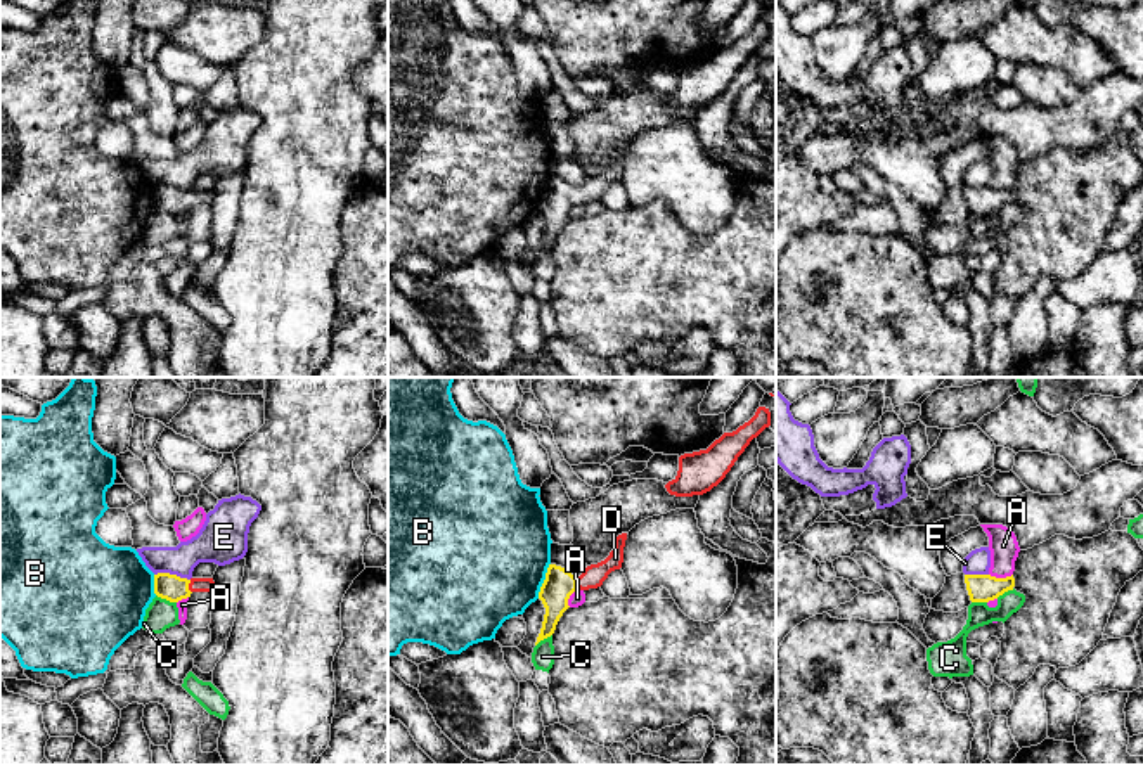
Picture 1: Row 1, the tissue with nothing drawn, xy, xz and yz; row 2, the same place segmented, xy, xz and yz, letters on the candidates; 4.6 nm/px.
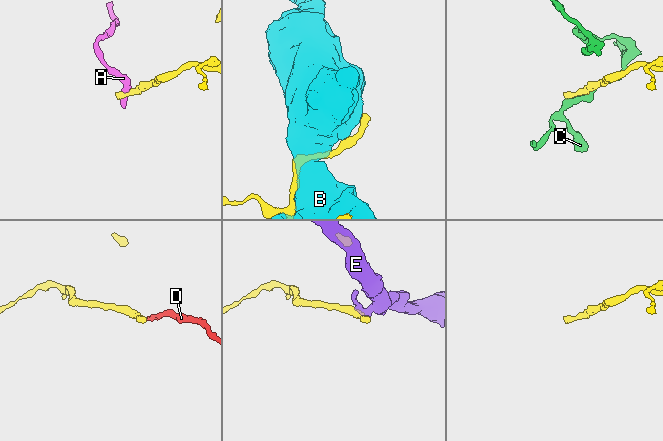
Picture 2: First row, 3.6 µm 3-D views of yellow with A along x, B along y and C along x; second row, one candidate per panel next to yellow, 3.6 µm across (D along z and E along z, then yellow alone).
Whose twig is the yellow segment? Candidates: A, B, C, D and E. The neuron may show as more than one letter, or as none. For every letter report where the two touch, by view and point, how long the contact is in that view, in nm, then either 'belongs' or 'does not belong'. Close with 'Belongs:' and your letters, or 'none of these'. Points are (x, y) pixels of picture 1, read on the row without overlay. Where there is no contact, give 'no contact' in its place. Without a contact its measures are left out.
A: meets yellow in yz at (1001, 191); contact 110 nm long; does not belong
B: meets yellow in xz at (544, 192); contact 180 nm long; does not belong
C: meets yellow in xy at (167, 212); contact 100 nm long; does not belong
D: meets yellow in xy at (187, 199); contact 60 nm long; belongs
E: meets yellow in xy at (172, 187); contact 170 nm long; does not belong
Belongs: D

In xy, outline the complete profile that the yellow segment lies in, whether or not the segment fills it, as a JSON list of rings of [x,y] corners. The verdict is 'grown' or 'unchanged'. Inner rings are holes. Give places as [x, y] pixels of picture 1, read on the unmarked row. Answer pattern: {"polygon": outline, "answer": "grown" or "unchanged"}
{"polygon": [[[170,185],[154,187],[154,206],[170,215],[190,209],[192,204],[211,204],[213,190],[180,190]]], "answer": "grown"}

